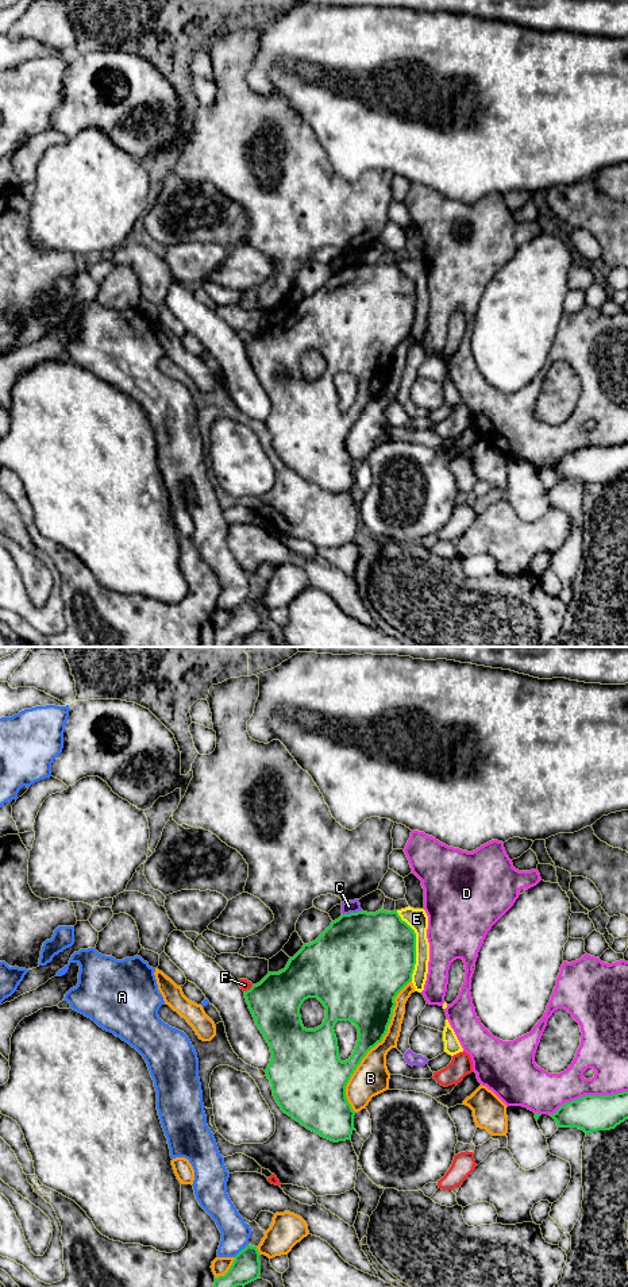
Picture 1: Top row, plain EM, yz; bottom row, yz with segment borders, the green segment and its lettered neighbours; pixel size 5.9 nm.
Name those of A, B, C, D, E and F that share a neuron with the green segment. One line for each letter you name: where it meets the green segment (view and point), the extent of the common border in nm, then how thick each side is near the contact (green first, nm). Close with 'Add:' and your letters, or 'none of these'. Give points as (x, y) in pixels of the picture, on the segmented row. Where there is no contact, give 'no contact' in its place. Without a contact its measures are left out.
Add: none of these

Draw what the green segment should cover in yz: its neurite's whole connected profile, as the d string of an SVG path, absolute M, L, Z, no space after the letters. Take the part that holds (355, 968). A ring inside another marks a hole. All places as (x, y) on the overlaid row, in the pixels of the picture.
M381 909L375 913L362 910L342 914L315 941L304 944L284 970L269 972L259 983L244 991L255 1025L270 1047L271 1059L265 1072L273 1097L285 1114L334 1142L351 1140L355 1111L346 1098L346 1086L366 1053L386 1034L396 1006L394 998L412 980L415 964L416 933L401 920L397 910ZM308 998L317 998L325 1007L325 1018L315 1029L307 1029L300 1016L300 1007ZM338 1021L350 1021L358 1029L355 1049L346 1061L339 1057L334 1030Z

